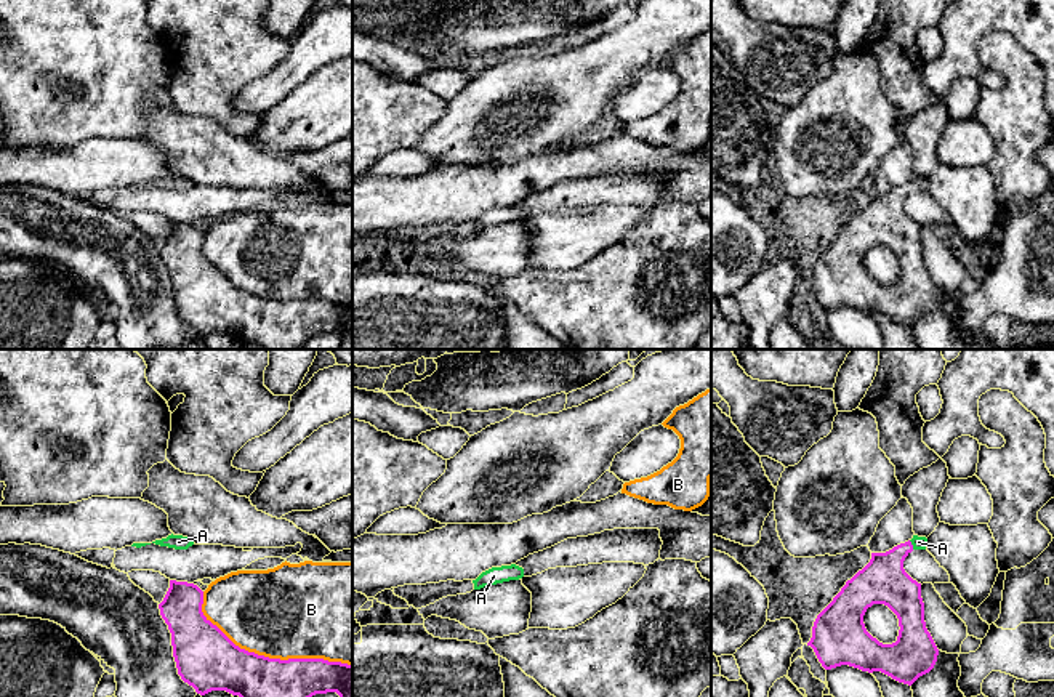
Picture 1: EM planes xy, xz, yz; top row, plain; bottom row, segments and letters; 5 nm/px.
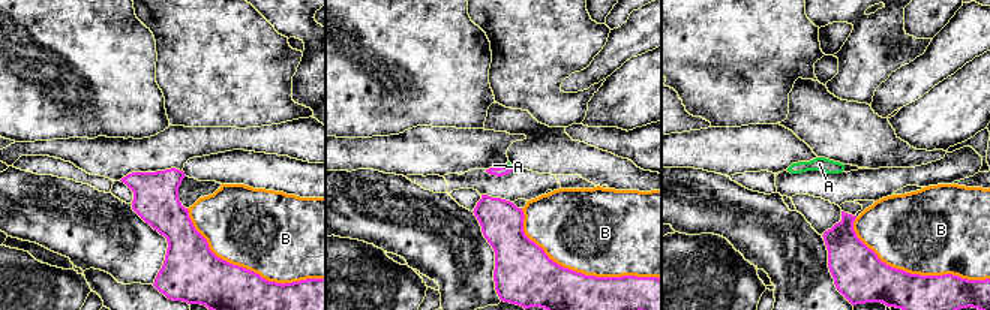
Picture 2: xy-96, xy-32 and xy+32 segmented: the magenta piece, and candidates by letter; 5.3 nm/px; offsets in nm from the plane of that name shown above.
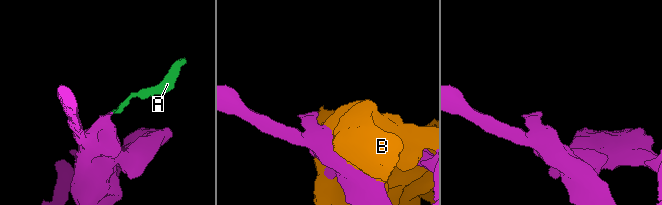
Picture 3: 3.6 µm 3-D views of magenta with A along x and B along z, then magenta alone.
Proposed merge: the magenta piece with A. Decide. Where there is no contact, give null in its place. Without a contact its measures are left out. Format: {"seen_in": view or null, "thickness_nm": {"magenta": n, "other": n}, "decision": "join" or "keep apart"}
{"seen_in": "yz", "thickness_nm": {"magenta": 240, "other": 60}, "decision": "join"}

